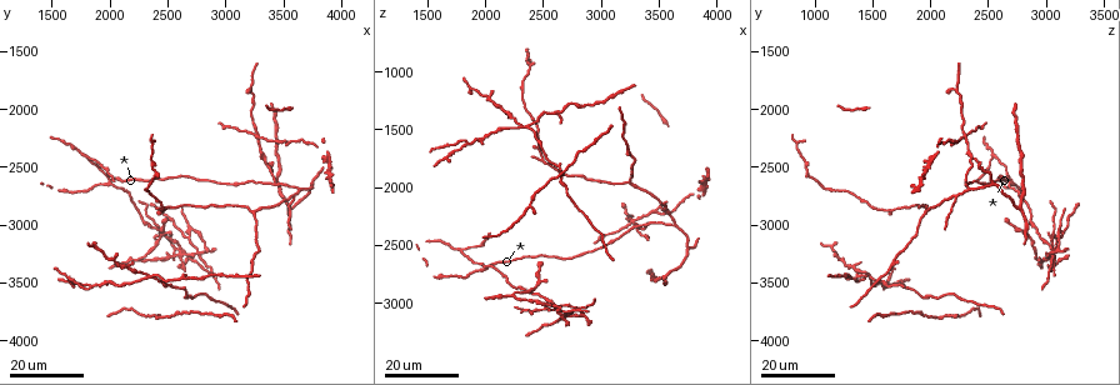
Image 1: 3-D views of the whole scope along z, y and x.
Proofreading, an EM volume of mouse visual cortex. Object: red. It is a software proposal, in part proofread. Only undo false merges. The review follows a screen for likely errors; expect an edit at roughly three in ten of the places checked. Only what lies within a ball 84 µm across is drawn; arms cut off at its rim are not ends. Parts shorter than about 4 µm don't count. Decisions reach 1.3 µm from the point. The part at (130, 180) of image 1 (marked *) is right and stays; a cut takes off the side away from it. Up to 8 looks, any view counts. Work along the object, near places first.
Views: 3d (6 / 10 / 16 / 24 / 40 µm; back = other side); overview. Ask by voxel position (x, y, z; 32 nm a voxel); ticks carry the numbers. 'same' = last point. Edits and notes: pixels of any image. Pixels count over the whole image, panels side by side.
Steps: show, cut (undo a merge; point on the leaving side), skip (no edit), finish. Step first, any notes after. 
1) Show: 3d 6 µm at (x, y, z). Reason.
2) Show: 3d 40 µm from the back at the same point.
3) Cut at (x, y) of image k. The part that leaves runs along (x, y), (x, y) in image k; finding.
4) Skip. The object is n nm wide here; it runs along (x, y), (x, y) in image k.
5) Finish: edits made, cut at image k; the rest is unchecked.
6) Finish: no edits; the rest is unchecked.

Show: 3d 16 µm at (2020, 2620, 2680). Four or more arms meet.

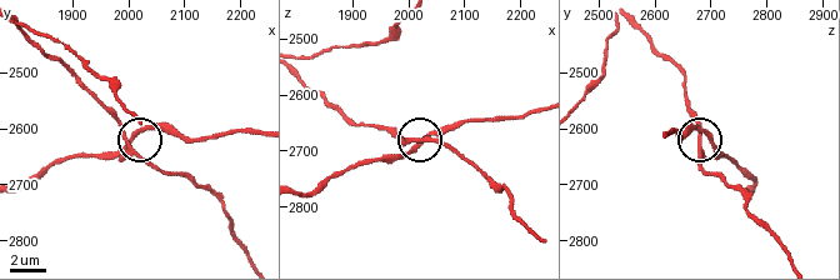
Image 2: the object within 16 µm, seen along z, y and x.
Show: 3d 10 µm at (2005, 2640, 2680). Closer look.

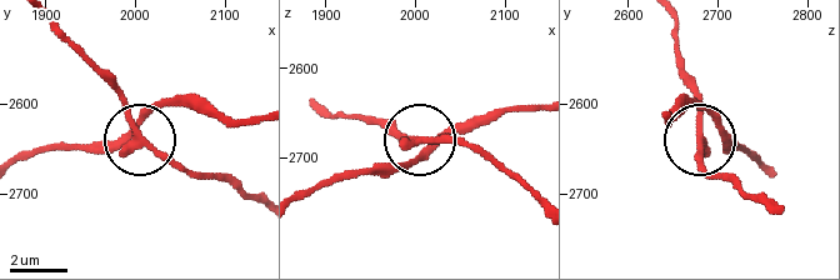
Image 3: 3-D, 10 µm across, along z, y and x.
Skip. 5 arms meet here; it runs along (534, 106), (454, 128), (426, 151), (416, 140), (371, 125) in image 3; one neuron here.

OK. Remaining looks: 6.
Show: 3d 24 µm at (3240, 2900, 1940). Three-way junction.

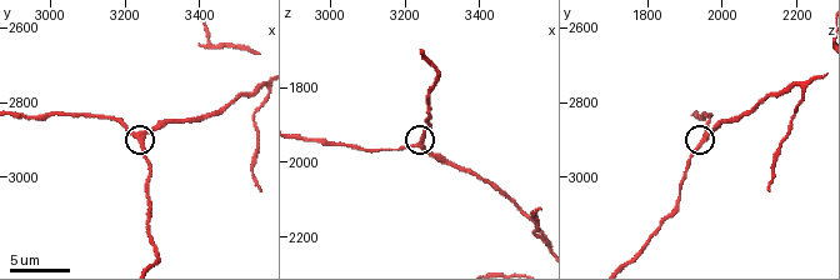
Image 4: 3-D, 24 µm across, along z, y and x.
Show: 3d 6 µm at (3240, 2900, 1950).

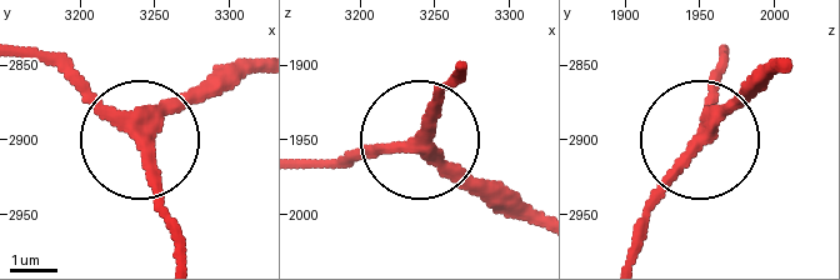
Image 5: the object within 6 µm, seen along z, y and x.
Skip. It runs along (533, 223), (401, 143), (334, 163) in image 5; one neuron here.

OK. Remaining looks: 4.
Show: 3d 24 µm at (2380, 3440, 1460). Four arms meet.

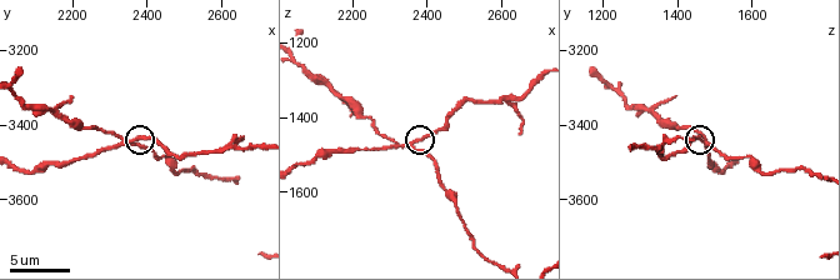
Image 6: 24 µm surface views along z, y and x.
Show: 3d 6 µm at (2360, 3450, 1480).

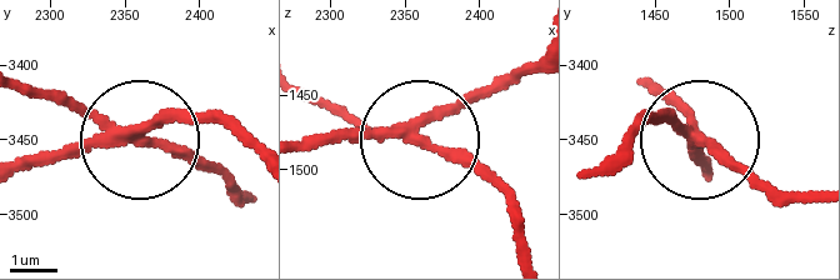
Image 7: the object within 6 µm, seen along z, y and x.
Cut at (184, 115) of image 7. The object is 230 nm wide here; two neurons meet here.

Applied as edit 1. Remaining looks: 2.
Show: 3d 24 µm at (2020, 3300, 1220). Four-way junction.

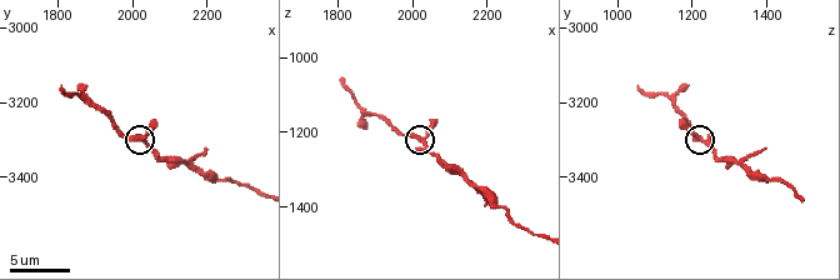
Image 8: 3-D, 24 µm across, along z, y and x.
Show: 3d 6 µm at (2020, 3300, 1220).

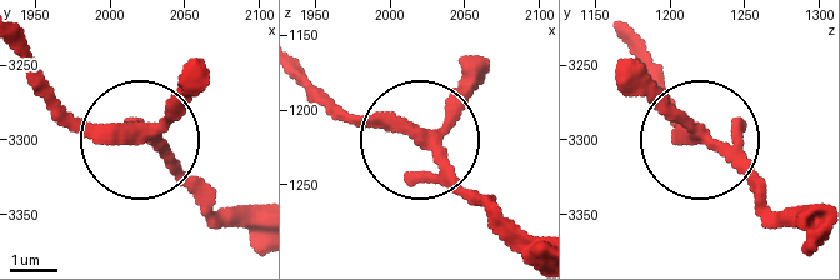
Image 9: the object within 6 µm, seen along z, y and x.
Skip. 4 arms meet here; it runs along (813, 231), (778, 211), (626, 60) in image 9; all the same neuron.

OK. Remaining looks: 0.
Finish: edits made, cut at image 7; the rest is unchecked.

